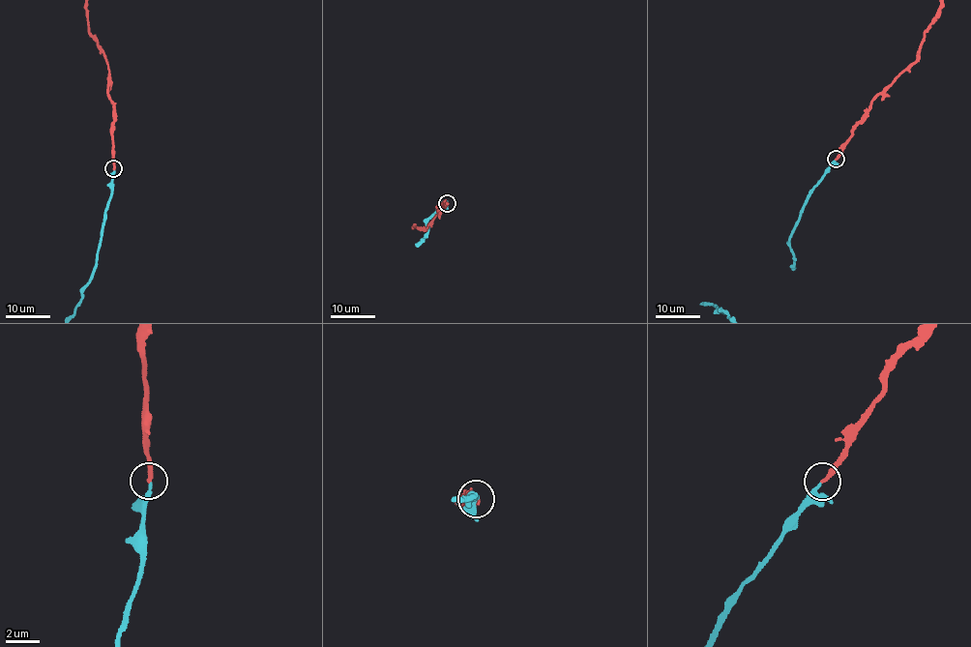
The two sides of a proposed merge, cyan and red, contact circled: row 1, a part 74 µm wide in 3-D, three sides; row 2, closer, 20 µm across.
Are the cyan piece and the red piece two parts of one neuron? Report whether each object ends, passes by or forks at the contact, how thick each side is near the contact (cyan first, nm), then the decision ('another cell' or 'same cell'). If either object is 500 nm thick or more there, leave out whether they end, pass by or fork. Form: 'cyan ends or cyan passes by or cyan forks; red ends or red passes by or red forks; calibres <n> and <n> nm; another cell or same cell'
cyan ends; red ends; calibres 240 and 240 nm; another cell

